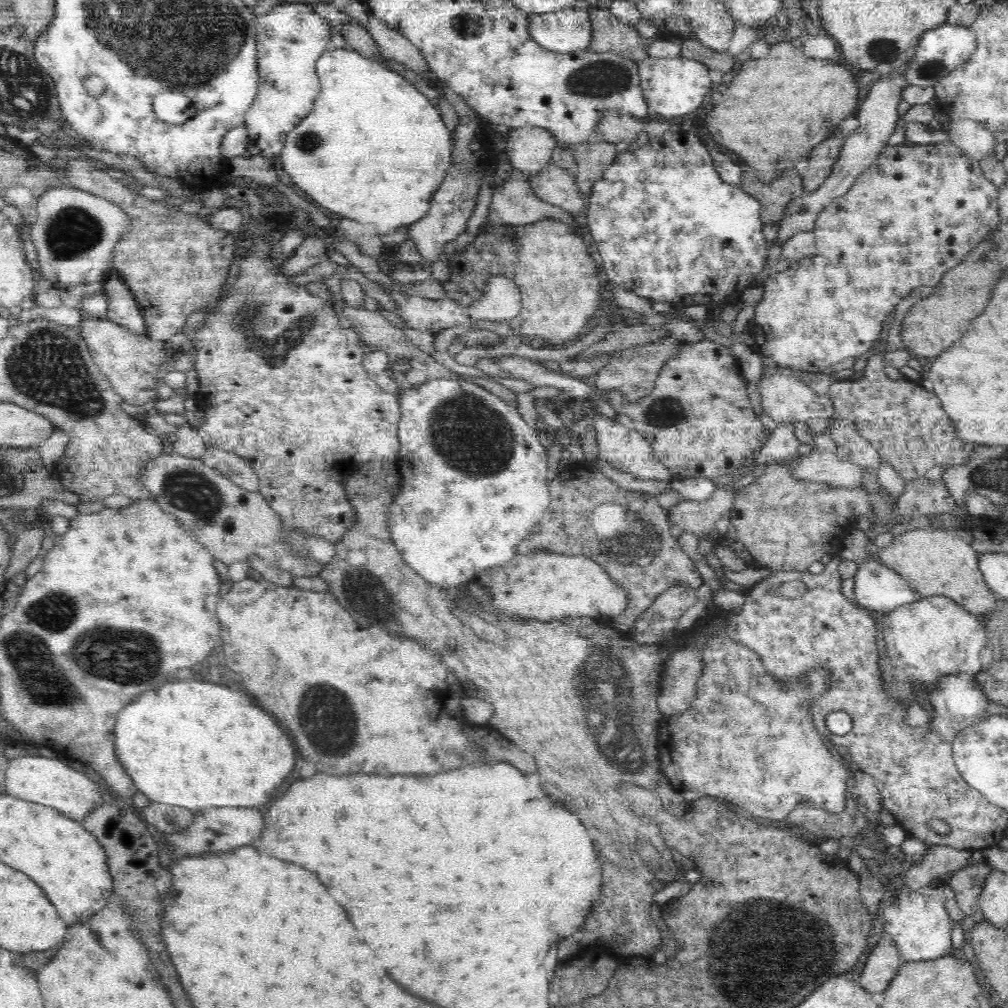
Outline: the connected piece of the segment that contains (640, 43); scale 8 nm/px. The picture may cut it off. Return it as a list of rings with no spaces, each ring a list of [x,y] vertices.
[[[591,8],[589,18],[592,25],[592,40],[587,49],[592,53],[614,52],[636,63],[649,57],[648,49],[656,39],[650,40],[650,38],[642,37],[634,26],[616,19],[609,9]]]

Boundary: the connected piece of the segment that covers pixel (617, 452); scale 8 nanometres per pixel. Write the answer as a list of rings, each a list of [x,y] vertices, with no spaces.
[[[596,413],[593,418],[593,427],[596,432],[596,440],[599,458],[624,473],[632,474],[636,478],[657,479],[659,481],[670,480],[670,470],[661,464],[661,461],[654,457],[651,444],[641,435],[630,428],[626,428],[616,420],[604,417]]]

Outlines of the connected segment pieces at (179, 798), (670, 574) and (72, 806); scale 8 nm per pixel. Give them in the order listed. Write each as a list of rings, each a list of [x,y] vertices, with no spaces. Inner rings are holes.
[[[194,678],[178,680],[178,682],[166,682],[156,690],[144,692],[142,696],[138,696],[138,700],[130,702],[126,708],[121,708],[121,710],[118,720],[116,720],[116,730],[114,730],[114,737],[116,737],[115,755],[125,768],[126,774],[132,779],[134,786],[142,794],[145,794],[151,802],[178,805],[182,808],[188,808],[195,815],[204,812],[206,808],[256,808],[260,804],[270,802],[276,796],[278,788],[282,786],[282,782],[288,778],[288,774],[294,770],[294,764],[296,764],[296,748],[294,748],[292,740],[286,736],[286,732],[274,722],[274,718],[270,714],[266,714],[262,708],[254,706],[246,694],[234,692],[224,685],[212,684],[211,682],[204,682],[204,680],[200,682]]]
[[[574,468],[549,481],[550,504],[544,511],[542,519],[521,540],[517,546],[517,554],[530,556],[536,550],[558,552],[568,555],[584,555],[598,562],[609,574],[614,582],[618,583],[627,593],[627,605],[622,614],[611,617],[608,626],[619,630],[621,635],[634,634],[635,622],[651,604],[654,599],[661,596],[674,585],[686,585],[695,591],[702,583],[696,567],[690,558],[678,545],[677,538],[670,535],[672,524],[669,511],[662,508],[649,493],[626,492],[616,483],[604,477],[602,473],[586,468]]]
[[[22,755],[9,760],[5,771],[5,794],[55,808],[76,821],[82,820],[94,807],[108,799],[100,785],[77,771],[73,765],[63,763],[60,758],[41,755]]]

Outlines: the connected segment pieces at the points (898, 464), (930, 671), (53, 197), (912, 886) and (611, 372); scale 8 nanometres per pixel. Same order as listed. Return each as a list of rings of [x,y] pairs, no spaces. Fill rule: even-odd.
[[[918,286],[906,298],[902,298],[894,308],[894,322],[890,324],[884,350],[877,355],[867,356],[862,376],[844,380],[833,378],[826,393],[832,401],[837,418],[853,422],[858,434],[869,440],[879,452],[881,462],[887,462],[902,477],[904,483],[922,479],[934,466],[941,466],[946,470],[964,465],[973,456],[972,452],[980,447],[968,444],[956,436],[954,422],[944,414],[934,392],[920,388],[918,382],[912,384],[911,380],[892,380],[884,373],[884,353],[904,349],[900,332],[907,312],[932,291],[932,286]]]
[[[944,596],[922,597],[917,602],[897,607],[882,618],[882,624],[886,652],[890,652],[888,660],[880,662],[884,676],[882,689],[886,693],[890,692],[896,700],[904,700],[902,703],[906,708],[910,698],[914,699],[910,681],[919,681],[924,691],[929,692],[942,676],[961,673],[975,676],[990,668],[994,662],[992,639],[980,623],[978,615],[967,612],[961,605]]]
[[[58,186],[49,188],[40,196],[34,215],[35,220],[26,229],[39,256],[41,266],[36,273],[50,280],[55,290],[78,287],[87,282],[103,282],[108,273],[114,270],[114,248],[130,228],[130,217],[116,204],[72,186]]]
[[[928,845],[922,860],[909,868],[905,874],[907,890],[930,889],[930,884],[944,874],[954,873],[967,866],[968,858],[975,849],[957,849],[944,845]]]
[[[664,337],[643,345],[635,345],[625,351],[616,351],[605,364],[594,375],[594,386],[602,392],[614,392],[618,390],[623,394],[624,401],[637,402],[638,399],[648,396],[655,389],[655,380],[659,377],[660,371],[664,368],[666,360],[674,358],[678,354],[680,342],[672,337]]]

